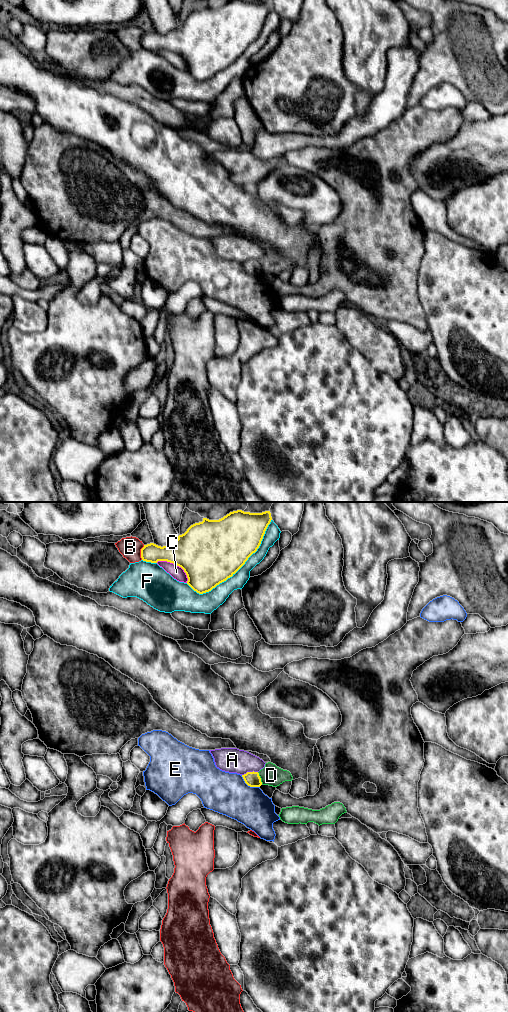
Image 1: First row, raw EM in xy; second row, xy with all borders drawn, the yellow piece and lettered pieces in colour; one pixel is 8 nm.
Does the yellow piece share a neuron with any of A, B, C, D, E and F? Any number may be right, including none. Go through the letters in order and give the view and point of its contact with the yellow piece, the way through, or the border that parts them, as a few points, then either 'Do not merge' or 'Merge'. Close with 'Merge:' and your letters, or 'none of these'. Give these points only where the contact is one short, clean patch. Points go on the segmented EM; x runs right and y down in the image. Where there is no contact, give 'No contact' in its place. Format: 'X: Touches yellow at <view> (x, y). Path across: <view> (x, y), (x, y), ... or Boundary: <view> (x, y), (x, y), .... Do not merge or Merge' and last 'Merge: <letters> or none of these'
A: Touches yellow at xy (249, 772). Do not merge
B: Touches yellow at xy (141, 552). Do not merge
C: Touches yellow at xy (176, 564). Do not merge
D: Touches yellow at xy (260, 778). Boundary: xy (257, 772), (262, 783). Do not merge
E: Touches yellow at xy (249, 785). Do not merge
F: Touches yellow at xy (237, 570). Do not merge
Merge: none of these

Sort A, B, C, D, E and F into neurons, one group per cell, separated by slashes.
A / B / C D / E / F

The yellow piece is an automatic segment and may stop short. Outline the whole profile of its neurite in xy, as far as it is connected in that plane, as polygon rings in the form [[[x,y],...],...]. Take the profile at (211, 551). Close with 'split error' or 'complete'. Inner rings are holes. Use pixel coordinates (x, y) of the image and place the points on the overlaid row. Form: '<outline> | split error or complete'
[[[242,510],[230,512],[219,520],[203,518],[202,522],[191,525],[167,546],[144,545],[141,558],[146,562],[167,561],[181,567],[187,575],[187,584],[203,594],[232,577],[257,551],[271,520],[270,511],[250,513]]] | complete

